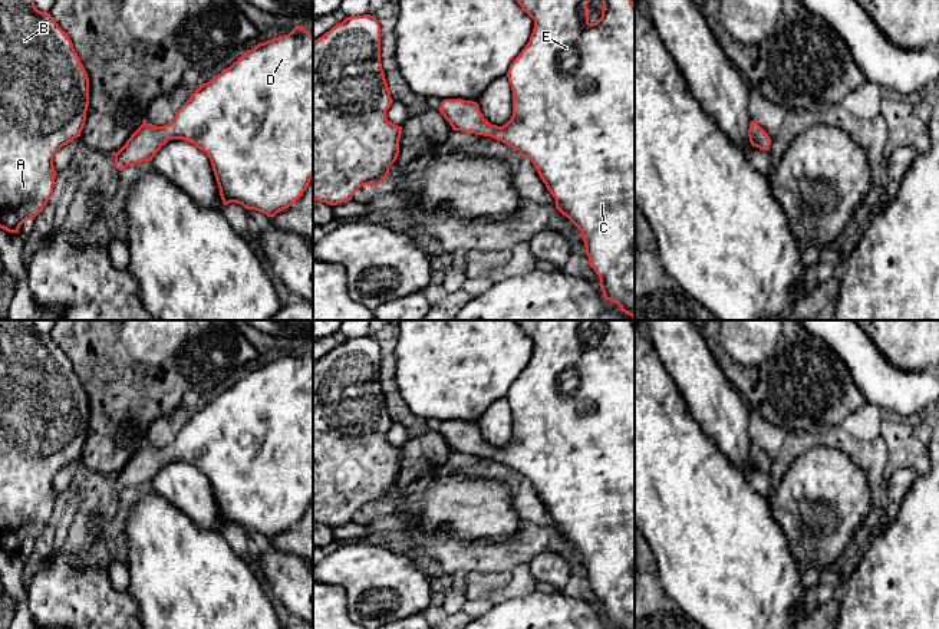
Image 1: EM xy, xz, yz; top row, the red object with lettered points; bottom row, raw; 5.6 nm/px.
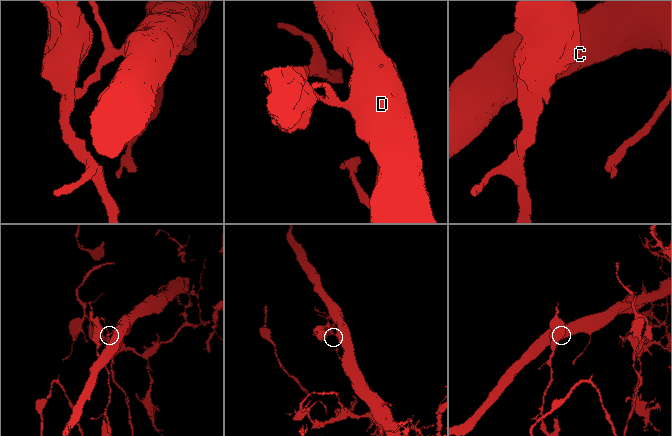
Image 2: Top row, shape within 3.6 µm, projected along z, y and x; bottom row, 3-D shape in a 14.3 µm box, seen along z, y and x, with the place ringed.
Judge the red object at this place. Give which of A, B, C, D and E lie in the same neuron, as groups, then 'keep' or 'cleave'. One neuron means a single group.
A B / C D E | cleave

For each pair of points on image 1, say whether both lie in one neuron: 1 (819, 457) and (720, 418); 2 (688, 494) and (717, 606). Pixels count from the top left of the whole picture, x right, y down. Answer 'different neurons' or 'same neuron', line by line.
1: different neurons
2: same neuron

